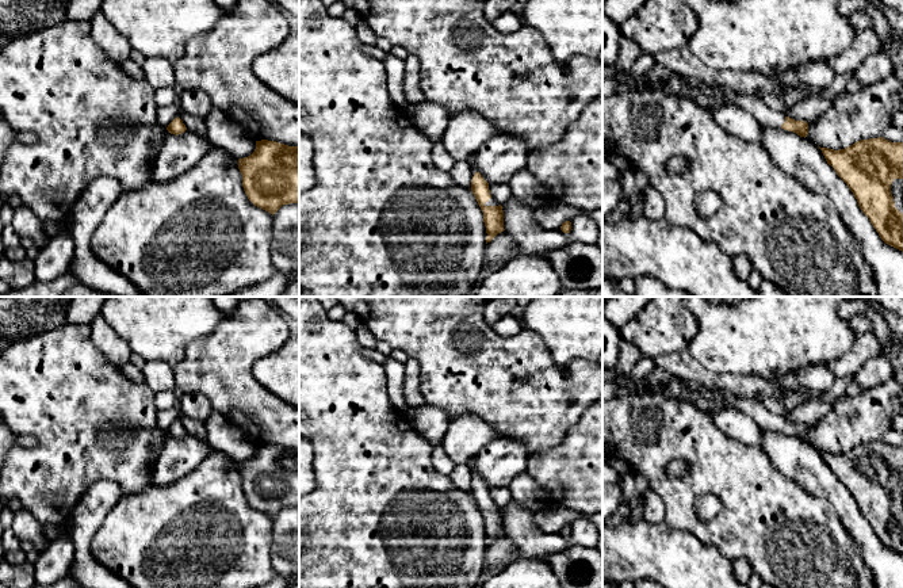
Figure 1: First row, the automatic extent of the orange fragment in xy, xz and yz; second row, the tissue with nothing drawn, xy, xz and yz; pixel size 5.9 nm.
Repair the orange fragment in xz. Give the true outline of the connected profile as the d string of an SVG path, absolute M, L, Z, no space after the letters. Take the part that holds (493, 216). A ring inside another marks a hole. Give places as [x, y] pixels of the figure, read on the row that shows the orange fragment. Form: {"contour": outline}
{"contour": "M475 153L468 157L468 164L472 172L471 180L471 191L483 213L483 222L486 226L486 244L490 243L498 233L504 232L504 211L502 206L486 206L485 203L489 202L491 198L489 183L482 177L478 172L475 164Z"}

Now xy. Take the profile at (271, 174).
{"contour": "M256 141L255 152L238 159L248 199L272 215L290 203L299 205L299 148Z"}

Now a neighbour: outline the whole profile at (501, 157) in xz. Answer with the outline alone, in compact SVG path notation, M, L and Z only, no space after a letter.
M498 134L475 152L475 164L489 184L509 184L517 172L527 168L527 156L524 141Z

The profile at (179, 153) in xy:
M185 130L181 134L168 133L153 163L154 182L172 182L175 177L192 169L211 146L208 135Z

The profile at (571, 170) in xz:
M602 93L583 108L562 141L528 153L527 169L546 187L547 203L563 203L586 214L602 209Z

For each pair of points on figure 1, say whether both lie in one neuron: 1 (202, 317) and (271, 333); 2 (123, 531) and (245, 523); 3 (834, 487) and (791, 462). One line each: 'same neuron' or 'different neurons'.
1: different neurons
2: same neuron
3: same neuron

